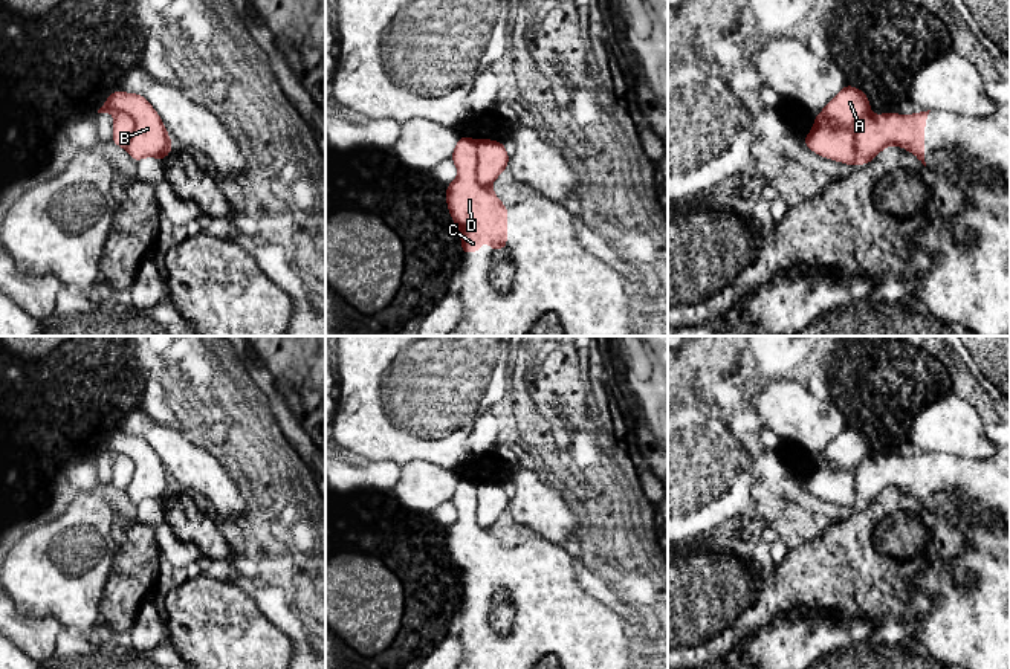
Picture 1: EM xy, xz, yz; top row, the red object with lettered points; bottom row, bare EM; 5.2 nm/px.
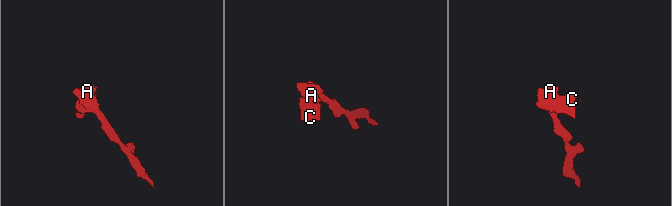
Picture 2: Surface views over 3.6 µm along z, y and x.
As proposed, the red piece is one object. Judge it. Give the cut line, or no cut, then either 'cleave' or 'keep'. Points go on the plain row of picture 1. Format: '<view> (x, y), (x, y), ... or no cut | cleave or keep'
xy (101, 449), (124, 454), (132, 462), (132, 481), (127, 489) | cleave

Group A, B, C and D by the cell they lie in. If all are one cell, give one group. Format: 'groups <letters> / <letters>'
groups A B / C D

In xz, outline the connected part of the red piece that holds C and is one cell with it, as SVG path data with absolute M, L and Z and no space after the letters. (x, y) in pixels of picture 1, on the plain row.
M461 477L449 499L457 509L457 521L446 527L446 548L461 580L461 596L475 596L483 591L481 582L490 587L492 596L507 591L507 547L501 545L490 528L475 519L475 483Z

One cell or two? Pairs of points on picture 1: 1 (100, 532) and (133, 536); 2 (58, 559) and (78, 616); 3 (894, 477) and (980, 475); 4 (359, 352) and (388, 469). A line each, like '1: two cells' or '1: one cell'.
1: two cells
2: one cell
3: one cell
4: two cells

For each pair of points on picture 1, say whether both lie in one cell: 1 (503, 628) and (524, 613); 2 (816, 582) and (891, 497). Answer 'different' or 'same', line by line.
1: different
2: same

